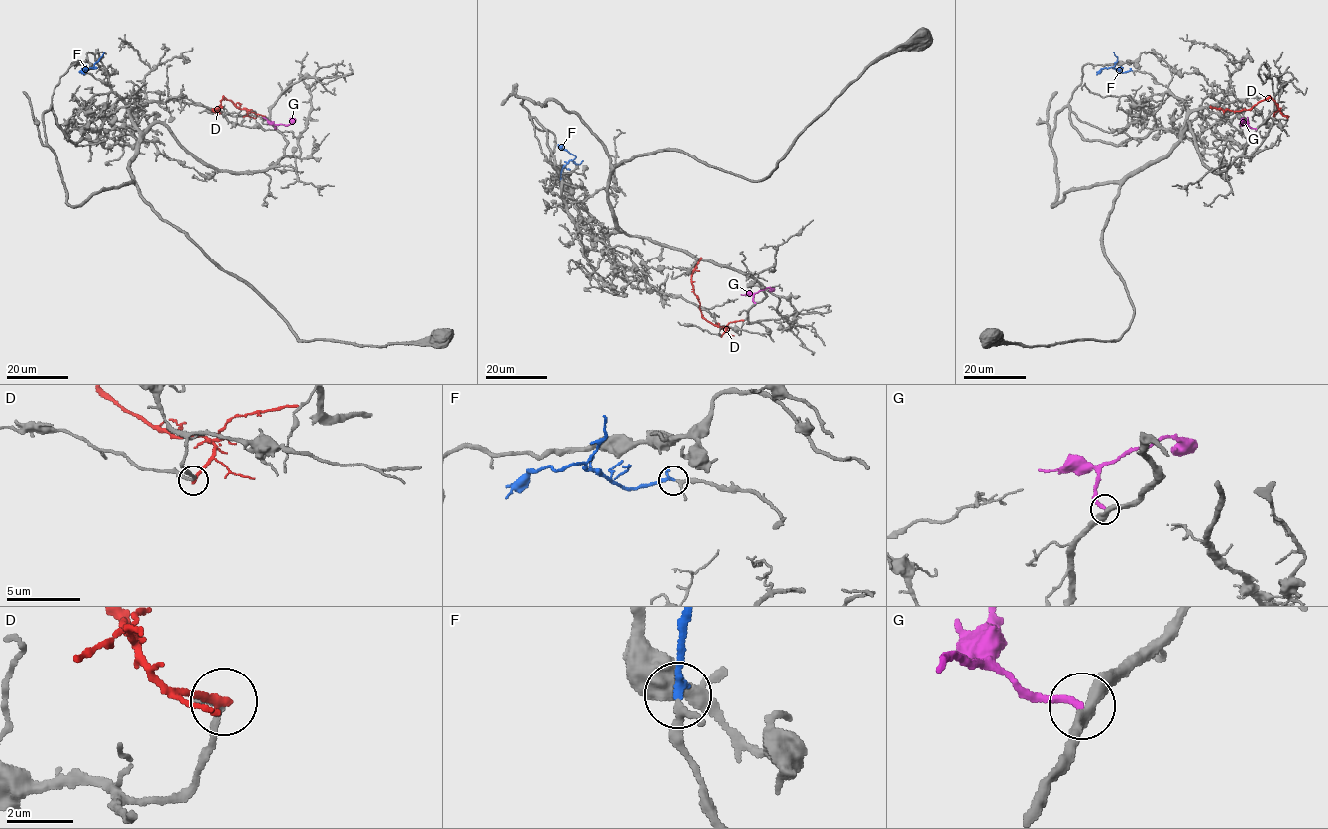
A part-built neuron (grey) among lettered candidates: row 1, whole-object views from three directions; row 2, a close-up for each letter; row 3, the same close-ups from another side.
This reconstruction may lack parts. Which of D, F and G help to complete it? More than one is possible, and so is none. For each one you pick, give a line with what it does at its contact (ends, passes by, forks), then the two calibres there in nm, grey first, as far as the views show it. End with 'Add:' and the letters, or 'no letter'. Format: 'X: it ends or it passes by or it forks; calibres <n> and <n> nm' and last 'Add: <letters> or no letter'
F: it ends; calibres 190 and 240 nm
Add: F

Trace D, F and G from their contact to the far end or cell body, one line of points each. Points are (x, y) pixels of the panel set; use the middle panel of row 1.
D: (721, 336), (725, 330), (702, 316), (700, 302), (693, 292), (691, 276), (701, 258)
F: (560, 179), (561, 169), (575, 157), (564, 150), (564, 144)
G: (755, 303), (755, 294), (769, 287), (770, 290)

